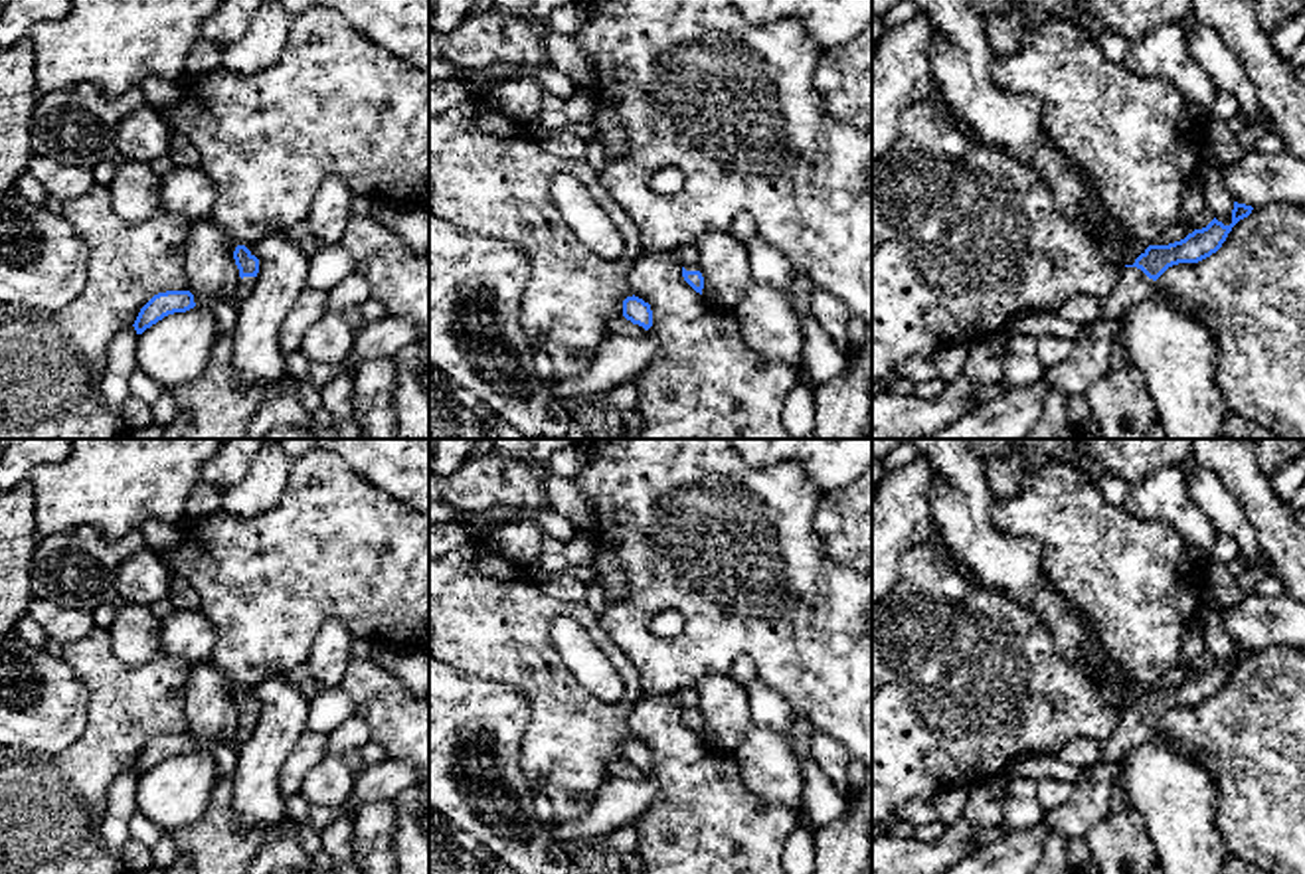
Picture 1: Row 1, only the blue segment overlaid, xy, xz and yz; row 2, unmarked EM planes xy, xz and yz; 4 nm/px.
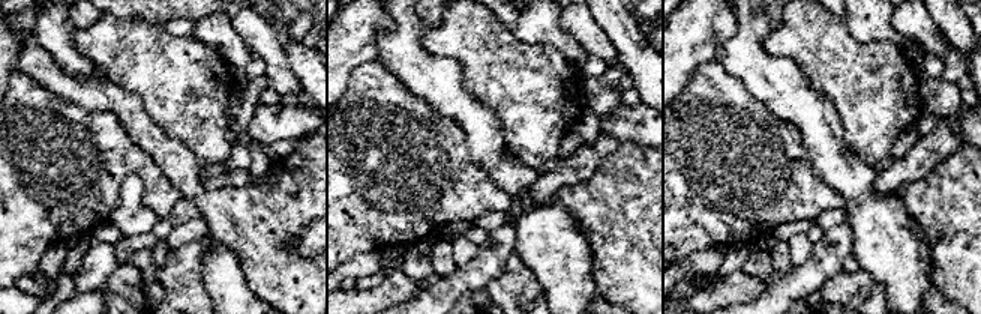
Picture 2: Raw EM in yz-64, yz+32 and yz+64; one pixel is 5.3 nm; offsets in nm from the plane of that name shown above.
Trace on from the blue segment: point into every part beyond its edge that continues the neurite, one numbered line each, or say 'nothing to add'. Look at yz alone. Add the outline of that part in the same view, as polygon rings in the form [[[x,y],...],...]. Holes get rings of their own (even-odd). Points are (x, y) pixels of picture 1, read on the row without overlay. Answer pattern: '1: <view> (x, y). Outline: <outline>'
1: yz (1133, 728). Outline: [[[1123,710],[1121,720],[1109,740],[1101,745],[1099,761],[1121,763],[1123,757],[1137,745],[1157,736],[1157,724],[1149,722],[1137,710]]]

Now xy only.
1: xy (246, 728). Outline: [[[243,720],[239,722],[239,728],[235,732],[235,740],[227,745],[237,747],[239,743],[247,742],[251,734],[255,732],[257,720]]]

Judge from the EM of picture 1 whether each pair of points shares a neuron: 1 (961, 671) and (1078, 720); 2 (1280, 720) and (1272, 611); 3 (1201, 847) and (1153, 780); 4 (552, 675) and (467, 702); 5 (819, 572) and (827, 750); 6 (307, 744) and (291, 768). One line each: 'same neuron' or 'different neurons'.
1: same neuron
2: different neurons
3: same neuron
4: different neurons
5: different neurons
6: same neuron

